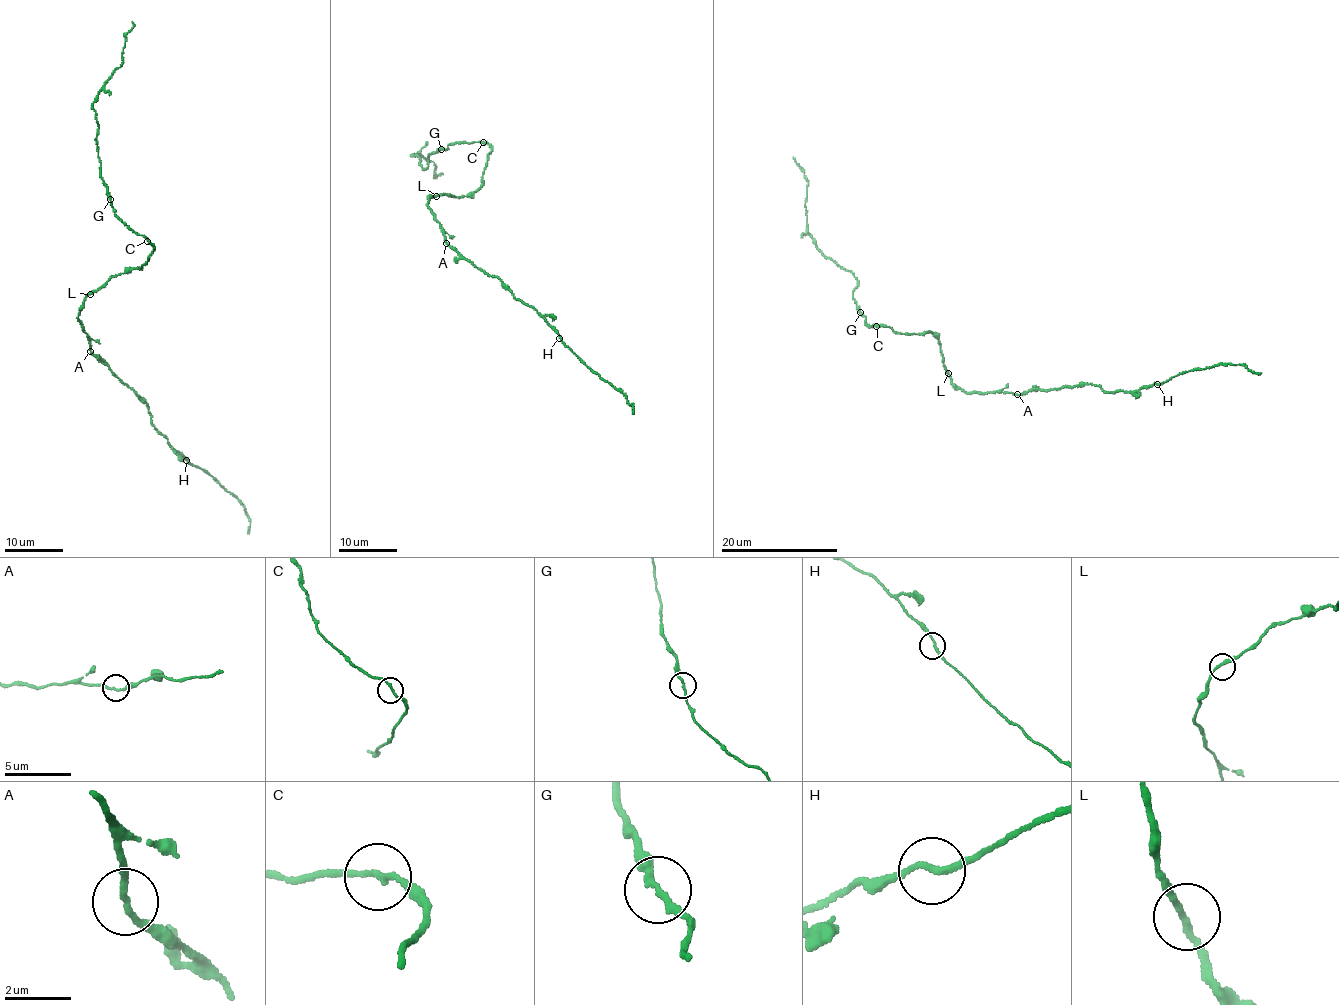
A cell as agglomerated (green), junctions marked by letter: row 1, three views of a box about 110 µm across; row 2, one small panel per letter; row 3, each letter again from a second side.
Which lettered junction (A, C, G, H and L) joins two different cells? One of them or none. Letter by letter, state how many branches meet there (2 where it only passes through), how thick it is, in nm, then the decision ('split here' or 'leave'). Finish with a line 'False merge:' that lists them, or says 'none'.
A: 2 branches meet; 170 nm thick; leave
C: 2 branches meet; 170 nm thick; leave
G: 2 branches meet; 170 nm thick; leave
H: 2 branches meet; 170 nm thick; leave
L: 2 branches meet; 200 nm thick; leave
False merge: none

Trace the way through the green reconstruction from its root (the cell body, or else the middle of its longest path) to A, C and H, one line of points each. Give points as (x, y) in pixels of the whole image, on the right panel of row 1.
A: (947, 371), (955, 385), (967, 393), (1017, 394)
C: (947, 371), (939, 339), (935, 335), (928, 331), (896, 333), (890, 327), (876, 326)
H: (947, 371), (957, 388), (978, 393), (1019, 394), (1084, 383), (1108, 392), (1132, 392), (1157, 384)

